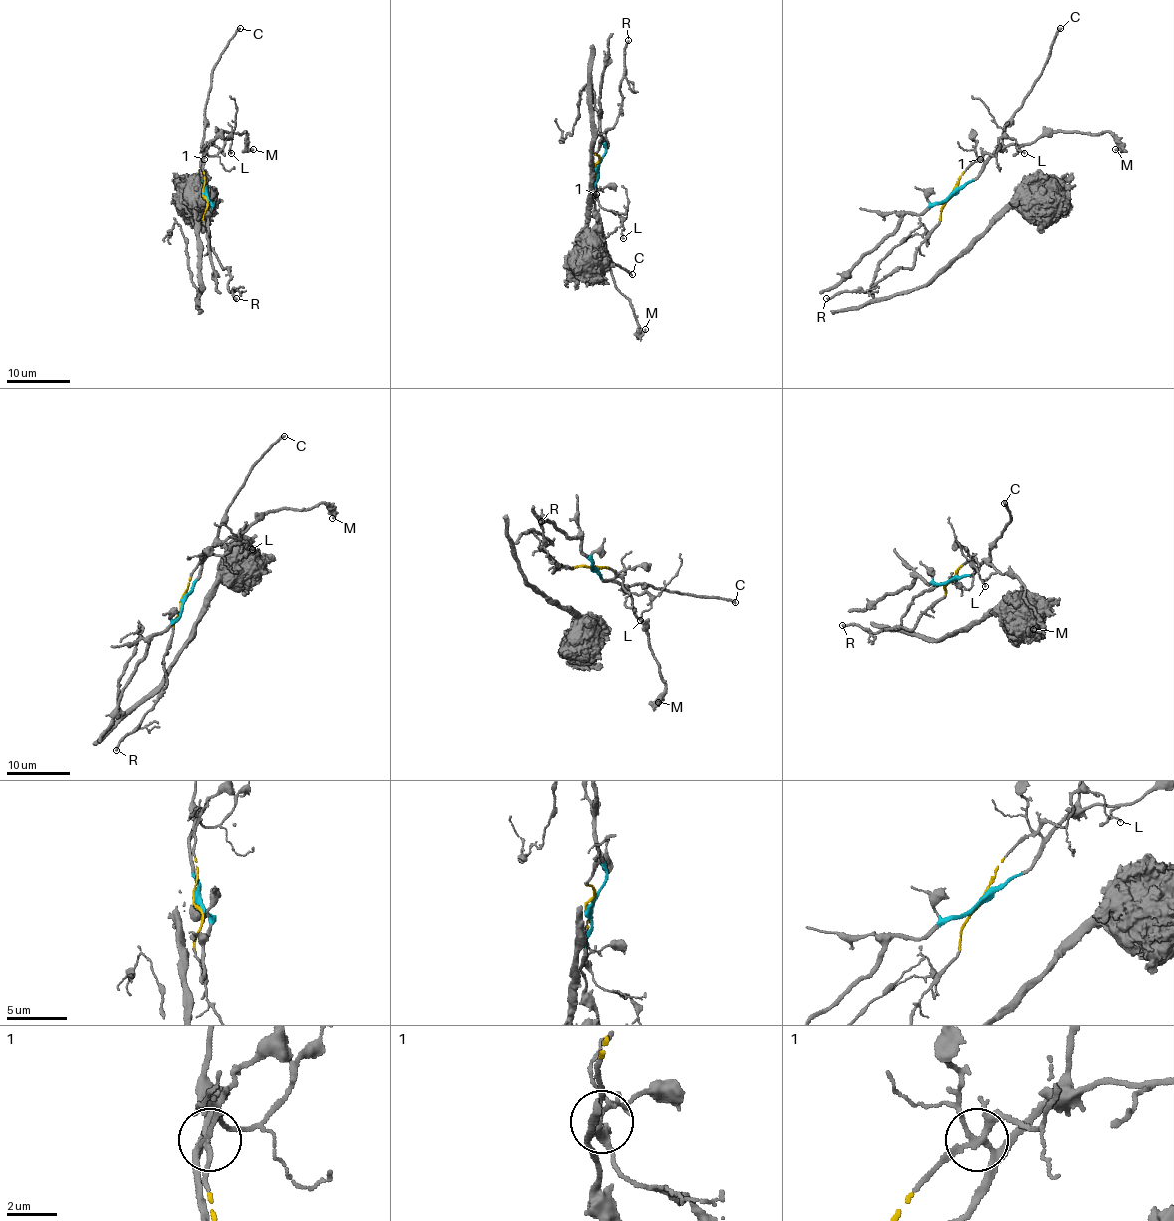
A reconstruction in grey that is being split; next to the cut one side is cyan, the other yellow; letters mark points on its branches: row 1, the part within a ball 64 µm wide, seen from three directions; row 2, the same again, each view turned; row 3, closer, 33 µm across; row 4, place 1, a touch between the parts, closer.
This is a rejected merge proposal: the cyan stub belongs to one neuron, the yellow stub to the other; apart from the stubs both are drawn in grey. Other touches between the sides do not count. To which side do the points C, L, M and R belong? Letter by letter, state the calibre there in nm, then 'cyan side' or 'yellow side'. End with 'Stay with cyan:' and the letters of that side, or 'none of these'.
C: 220 nm | cyan side
L: 100 nm | yellow side
M: 140 nm | cyan side
R: 190 nm | yellow side
Stay with cyan: C, M

